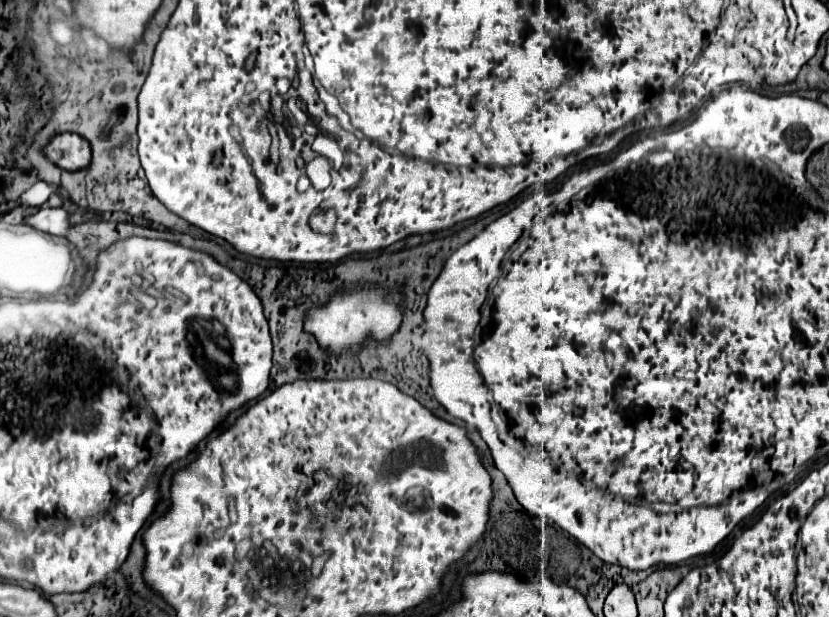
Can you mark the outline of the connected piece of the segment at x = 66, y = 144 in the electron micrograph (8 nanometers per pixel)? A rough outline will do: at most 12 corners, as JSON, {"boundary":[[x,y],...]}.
{"boundary":[[58,133],[44,147],[60,169],[90,165],[90,143],[76,133]]}

